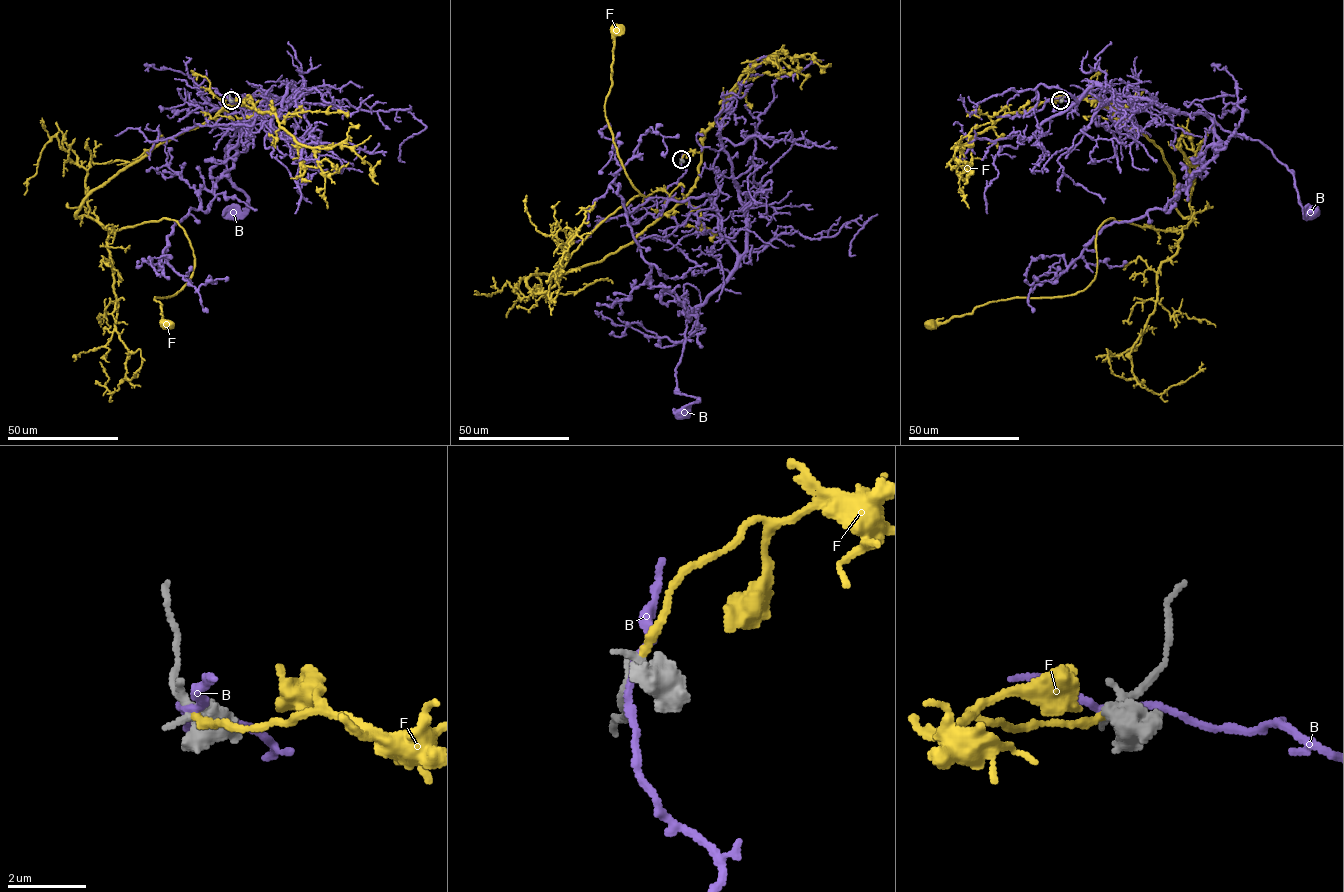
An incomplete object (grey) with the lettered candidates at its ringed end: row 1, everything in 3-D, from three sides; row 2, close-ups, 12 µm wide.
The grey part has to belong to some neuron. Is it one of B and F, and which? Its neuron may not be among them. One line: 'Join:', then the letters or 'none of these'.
Join: F

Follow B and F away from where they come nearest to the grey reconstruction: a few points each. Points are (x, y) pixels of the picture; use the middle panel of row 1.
B: (681, 160), (683, 197), (715, 198), (737, 256), (686, 324), (677, 389), (697, 399), (683, 412)
F: (681, 159), (700, 153), (681, 202), (600, 261), (527, 286), (548, 291), (645, 196), (605, 116), (615, 32)

